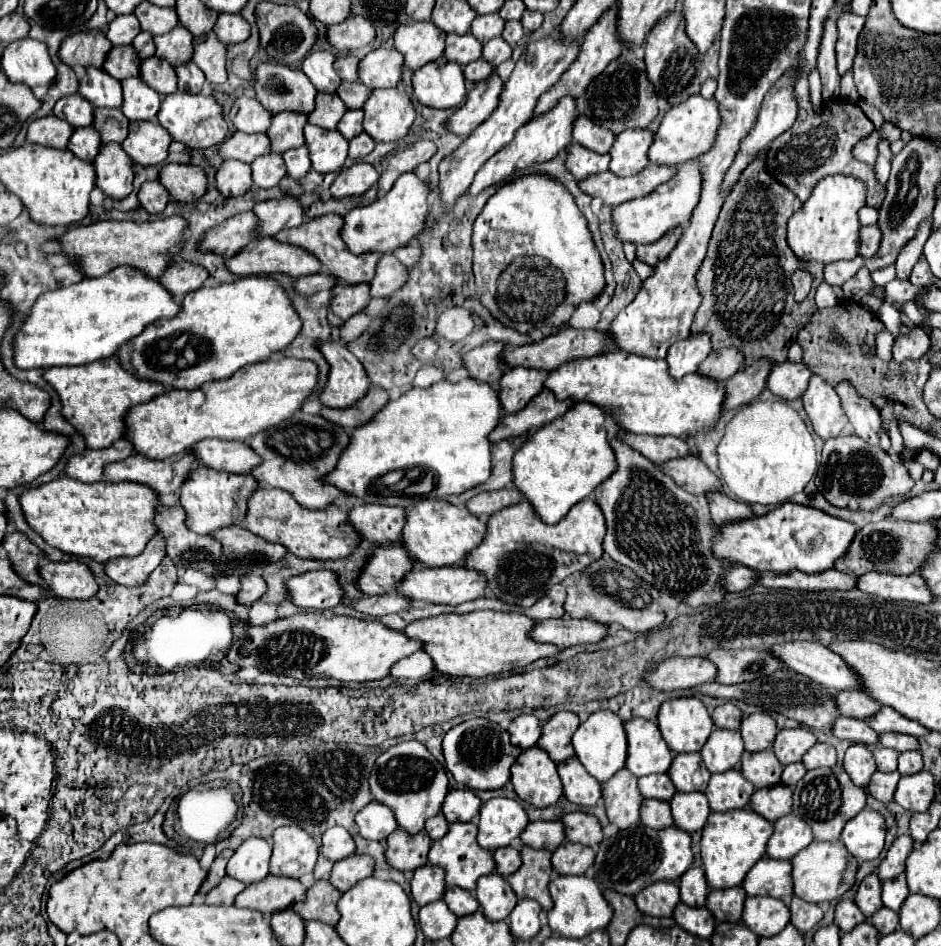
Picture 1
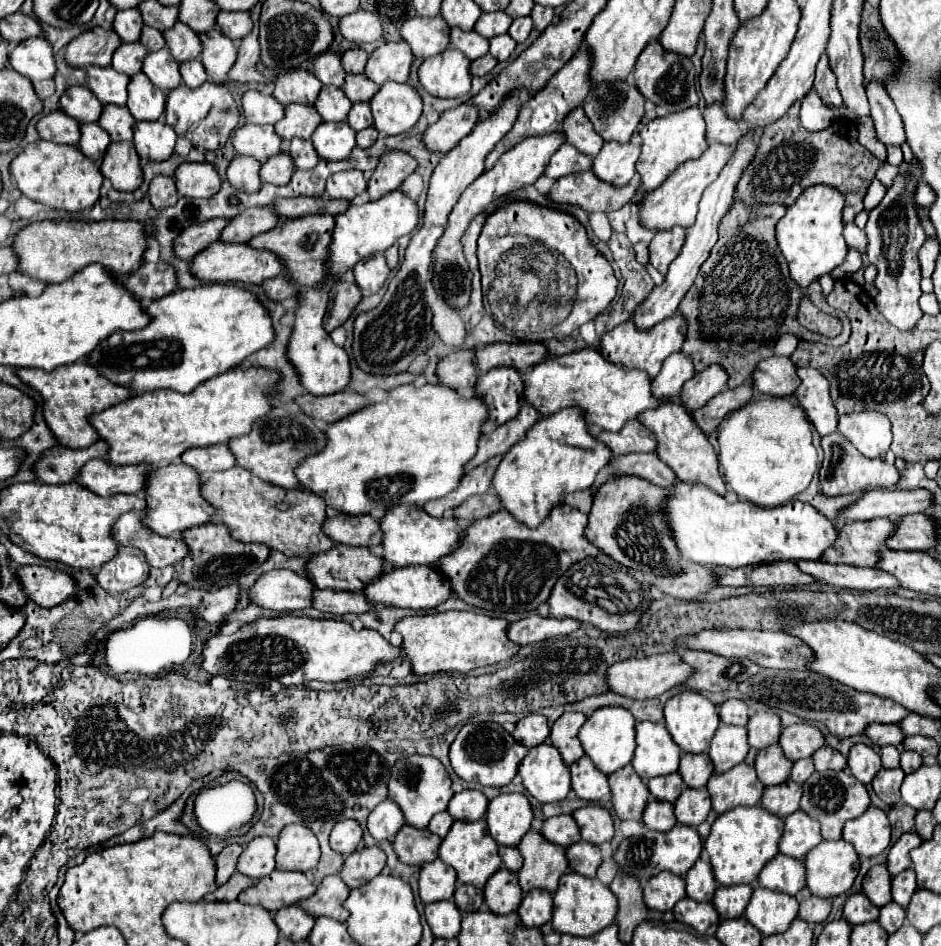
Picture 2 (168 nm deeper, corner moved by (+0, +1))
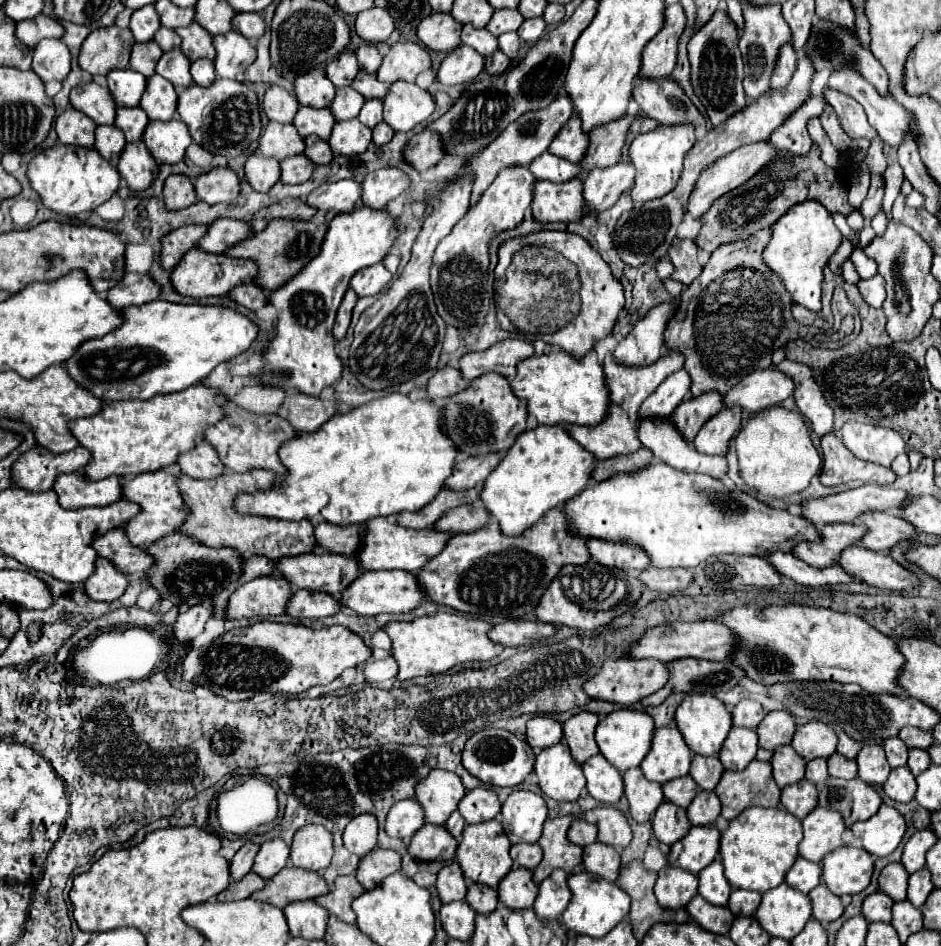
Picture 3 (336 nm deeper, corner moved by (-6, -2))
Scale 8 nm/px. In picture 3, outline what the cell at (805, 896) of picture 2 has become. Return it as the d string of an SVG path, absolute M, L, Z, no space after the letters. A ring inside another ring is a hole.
M819 884L817 888L813 888L809 892L809 898L811 898L811 904L813 904L813 918L817 922L821 922L823 926L837 920L843 914L841 898L831 894L825 884Z

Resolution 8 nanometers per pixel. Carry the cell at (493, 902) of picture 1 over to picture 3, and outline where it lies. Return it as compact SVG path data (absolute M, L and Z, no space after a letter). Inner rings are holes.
M513 868L497 888L499 902L511 910L531 908L537 898L537 886L533 884L531 876L533 876L531 870Z

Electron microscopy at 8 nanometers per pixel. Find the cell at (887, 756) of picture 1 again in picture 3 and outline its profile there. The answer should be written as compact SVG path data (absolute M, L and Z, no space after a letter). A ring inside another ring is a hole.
M897 736L885 740L883 742L883 750L887 754L887 760L889 760L891 768L897 768L897 766L905 766L907 764L907 752L909 750L907 750L907 746Z

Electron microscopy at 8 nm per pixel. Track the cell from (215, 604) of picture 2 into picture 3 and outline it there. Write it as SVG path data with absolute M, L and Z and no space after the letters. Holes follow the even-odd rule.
M197 604L189 608L187 612L179 614L173 624L175 638L185 642L185 640L193 640L195 636L199 636L203 632L205 622L213 616L213 612L215 612L213 604Z

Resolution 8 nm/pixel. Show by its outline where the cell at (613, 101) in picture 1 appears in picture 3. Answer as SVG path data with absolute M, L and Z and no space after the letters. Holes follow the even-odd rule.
M625 114L619 120L601 124L601 128L593 128L593 132L589 134L589 140L591 140L589 152L581 162L585 172L593 170L595 166L605 168L605 166L613 166L619 162L627 132L635 120L637 120L637 116Z

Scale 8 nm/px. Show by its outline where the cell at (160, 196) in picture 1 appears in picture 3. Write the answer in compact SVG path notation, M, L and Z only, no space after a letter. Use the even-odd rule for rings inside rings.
M173 174L165 180L163 196L165 196L165 206L169 210L181 210L195 202L193 182L183 174Z

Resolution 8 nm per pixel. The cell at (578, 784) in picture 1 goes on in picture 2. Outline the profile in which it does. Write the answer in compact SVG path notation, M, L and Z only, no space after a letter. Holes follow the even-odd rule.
M583 755L579 761L575 761L569 769L571 769L573 791L577 793L577 797L581 797L585 801L599 801L601 797L605 797L611 791L607 775L601 773L587 755Z

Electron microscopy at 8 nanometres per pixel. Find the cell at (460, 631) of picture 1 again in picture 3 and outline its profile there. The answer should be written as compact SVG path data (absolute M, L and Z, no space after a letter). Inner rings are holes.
M447 612L415 618L413 622L389 622L385 632L393 640L393 658L399 664L397 678L409 680L417 676L431 676L447 672L457 664L493 660L503 652L503 646L489 640L489 628L493 628L489 622Z

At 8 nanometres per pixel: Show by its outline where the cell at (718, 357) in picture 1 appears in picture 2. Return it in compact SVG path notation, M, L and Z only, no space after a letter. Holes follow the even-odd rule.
M713 365L711 369L705 369L703 373L689 379L679 395L681 405L693 413L695 409L703 407L709 399L713 399L717 393L721 393L727 387L727 373L719 369L719 365Z

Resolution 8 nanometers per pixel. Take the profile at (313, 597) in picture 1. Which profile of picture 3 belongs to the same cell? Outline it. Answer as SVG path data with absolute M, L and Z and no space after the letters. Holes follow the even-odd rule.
M277 574L259 576L241 584L229 598L227 618L255 618L255 616L281 616L289 606L293 588Z

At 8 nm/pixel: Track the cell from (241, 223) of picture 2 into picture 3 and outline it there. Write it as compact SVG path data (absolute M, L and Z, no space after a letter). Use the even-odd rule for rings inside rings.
M221 218L215 220L209 226L209 232L199 240L197 248L203 248L205 252L223 254L233 244L239 244L245 240L245 236L251 236L251 224L247 220L233 220L233 218Z

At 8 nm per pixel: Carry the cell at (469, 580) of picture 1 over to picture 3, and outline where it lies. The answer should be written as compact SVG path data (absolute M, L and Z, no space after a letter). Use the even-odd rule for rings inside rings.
M377 570L363 572L347 590L341 594L341 604L355 610L363 616L377 616L383 612L389 614L407 614L415 610L421 602L425 602L425 588L417 584L417 576L411 572L395 572L395 570Z

